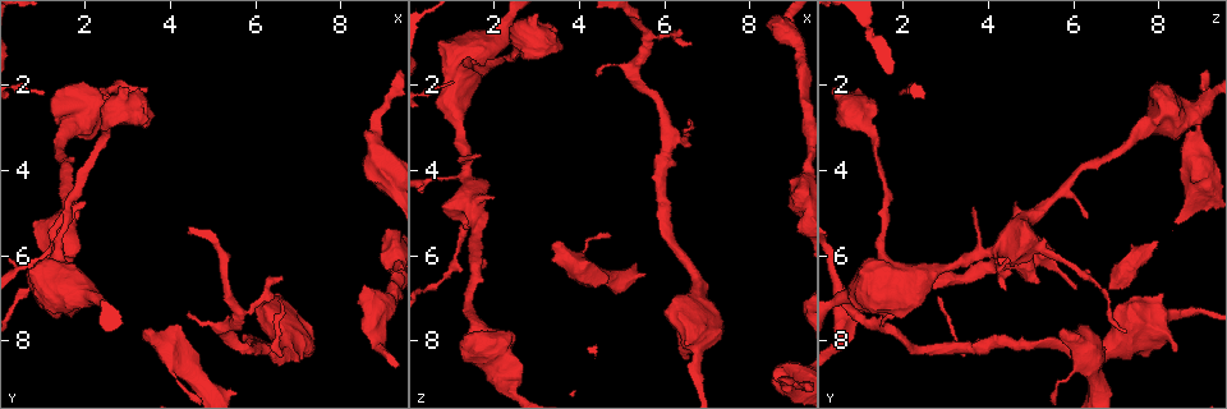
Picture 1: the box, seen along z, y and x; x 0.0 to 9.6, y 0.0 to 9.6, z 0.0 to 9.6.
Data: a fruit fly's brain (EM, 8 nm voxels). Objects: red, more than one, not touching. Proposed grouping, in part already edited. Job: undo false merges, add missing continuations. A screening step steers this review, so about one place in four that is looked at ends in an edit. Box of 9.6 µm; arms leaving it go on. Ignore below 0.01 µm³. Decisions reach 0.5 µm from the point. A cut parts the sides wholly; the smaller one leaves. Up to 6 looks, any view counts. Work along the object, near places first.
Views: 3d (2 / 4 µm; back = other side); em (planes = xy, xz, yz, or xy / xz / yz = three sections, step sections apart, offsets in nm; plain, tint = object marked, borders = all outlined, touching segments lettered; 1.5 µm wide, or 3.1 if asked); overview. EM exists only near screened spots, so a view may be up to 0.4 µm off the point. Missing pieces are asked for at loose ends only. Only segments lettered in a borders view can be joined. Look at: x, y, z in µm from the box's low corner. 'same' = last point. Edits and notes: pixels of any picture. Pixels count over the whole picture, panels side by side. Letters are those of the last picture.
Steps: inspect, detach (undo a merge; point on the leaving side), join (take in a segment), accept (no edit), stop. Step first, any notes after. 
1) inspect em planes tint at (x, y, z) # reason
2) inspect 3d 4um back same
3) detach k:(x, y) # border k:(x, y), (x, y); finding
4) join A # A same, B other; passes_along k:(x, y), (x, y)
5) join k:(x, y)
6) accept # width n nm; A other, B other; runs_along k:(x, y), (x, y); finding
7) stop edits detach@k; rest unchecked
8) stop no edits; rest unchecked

inspect em planes borders at (3.35, 7.75, 5.75) # branch stops here

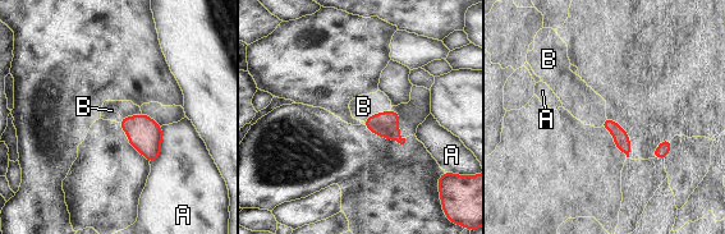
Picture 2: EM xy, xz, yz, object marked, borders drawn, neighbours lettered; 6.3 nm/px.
join B # A other, B same; it goes on there

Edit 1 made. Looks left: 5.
inspect overview # redraw

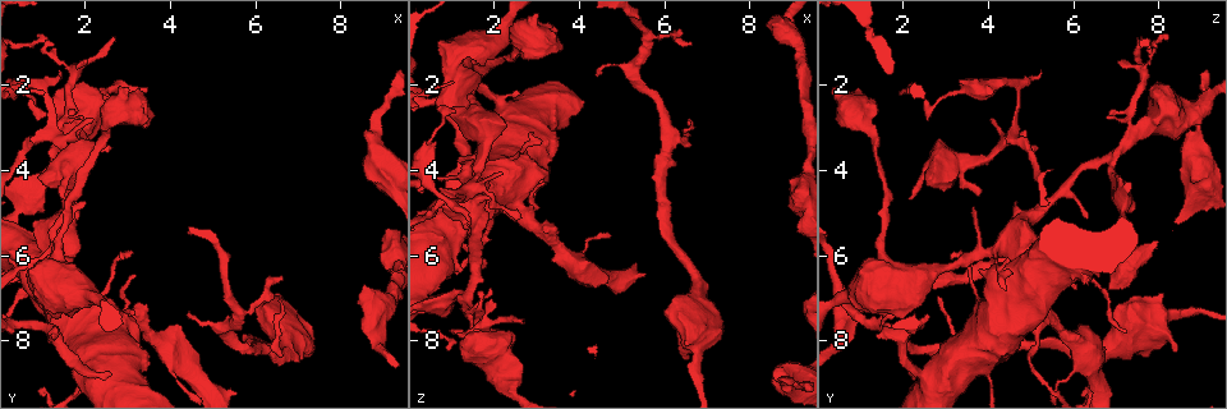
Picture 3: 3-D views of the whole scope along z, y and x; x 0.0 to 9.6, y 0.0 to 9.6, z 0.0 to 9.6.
inspect em planes tint at (2.45, 3.05, 1.25) # abrupt turn

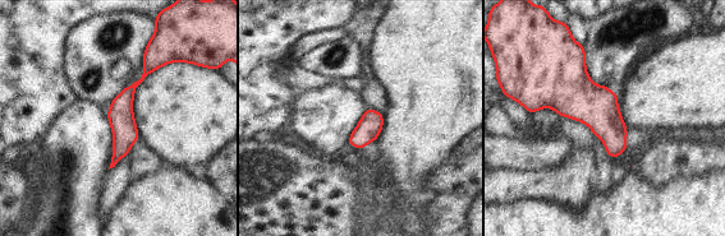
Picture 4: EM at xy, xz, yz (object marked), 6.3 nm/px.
inspect em planes borders same # see the neighbours

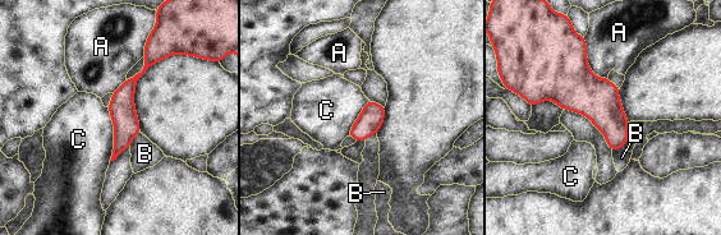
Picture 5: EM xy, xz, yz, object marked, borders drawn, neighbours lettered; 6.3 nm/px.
accept # A other, B other, C other; border 5:(106, 107), (114, 128), (110, 161); one cell here

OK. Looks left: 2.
inspect em planes borders at (2.60, 0.85, 7.55) # branch stops here

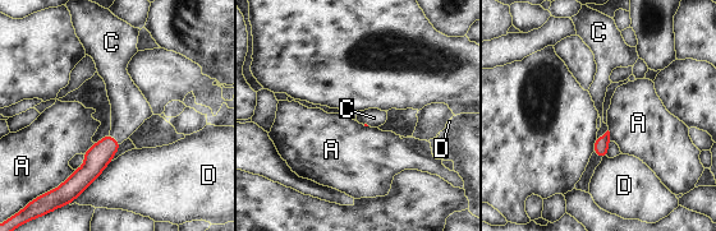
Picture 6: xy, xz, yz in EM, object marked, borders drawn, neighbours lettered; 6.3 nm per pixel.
join C # A other, C same, D other; passes_along 6:(601, 144), (601, 137), (597, 97); it goes on there

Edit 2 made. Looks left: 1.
stop edits join@2, join@6; rest unchecked

